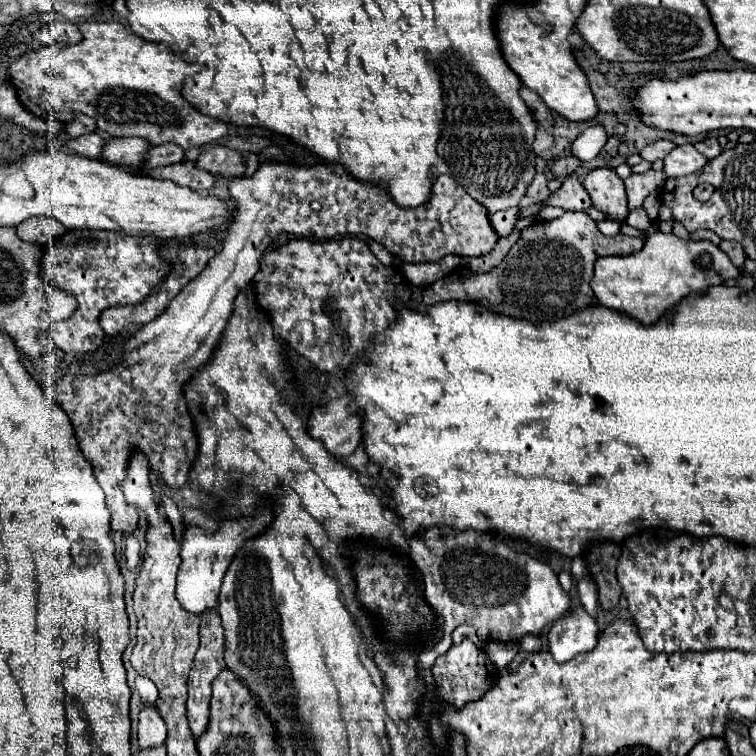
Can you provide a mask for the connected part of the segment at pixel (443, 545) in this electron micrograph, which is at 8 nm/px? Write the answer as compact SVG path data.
M426 528L426 538L410 538L410 558L420 568L426 586L426 600L436 612L444 616L444 636L432 648L426 650L426 668L434 664L434 658L444 654L450 646L450 634L460 624L470 624L482 642L500 640L516 642L526 634L538 636L544 626L552 624L570 610L570 598L558 584L552 568L528 554L514 552L504 542L496 540L494 534L478 530L452 530L452 528Z

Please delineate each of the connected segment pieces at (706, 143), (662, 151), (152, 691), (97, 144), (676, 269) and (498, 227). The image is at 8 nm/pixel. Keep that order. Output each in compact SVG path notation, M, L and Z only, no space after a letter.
M706 138L706 140L698 142L698 144L696 144L696 150L698 150L698 152L702 152L704 156L708 156L708 160L722 152L722 148L720 148L720 144L718 144L718 140L716 140L716 138Z
M658 140L658 142L648 144L646 148L642 148L642 154L640 156L646 162L654 162L654 160L662 160L672 148L674 148L674 142L670 142L670 140Z
M138 676L136 678L136 690L138 690L144 706L152 706L156 702L156 698L158 698L158 690L156 690L156 686L154 686L154 682L150 678Z
M86 134L80 138L68 140L68 146L86 158L100 158L104 144L106 140L100 134Z
M654 232L644 240L644 248L640 252L634 252L630 256L606 256L598 258L594 262L594 278L590 282L594 296L598 304L606 308L614 308L618 312L626 312L630 318L638 320L640 324L654 324L666 310L670 310L678 300L688 296L690 292L704 290L708 286L722 284L728 278L738 278L738 268L730 264L728 256L714 246L708 240L682 240L676 234L664 234L664 232Z
M506 208L506 210L500 210L490 216L490 222L492 222L494 230L498 232L498 236L508 236L512 232L516 220L518 220L518 208Z

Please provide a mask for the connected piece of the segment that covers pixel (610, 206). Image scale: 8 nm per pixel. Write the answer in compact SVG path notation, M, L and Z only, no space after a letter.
M596 168L588 172L582 186L590 194L592 206L606 214L608 220L624 222L628 216L628 200L624 182L616 176L612 168Z

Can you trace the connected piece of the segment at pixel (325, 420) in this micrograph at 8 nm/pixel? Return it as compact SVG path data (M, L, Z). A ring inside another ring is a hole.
M352 396L332 400L324 408L316 408L310 416L310 436L324 442L324 446L338 458L350 456L362 442L364 412L354 408Z

